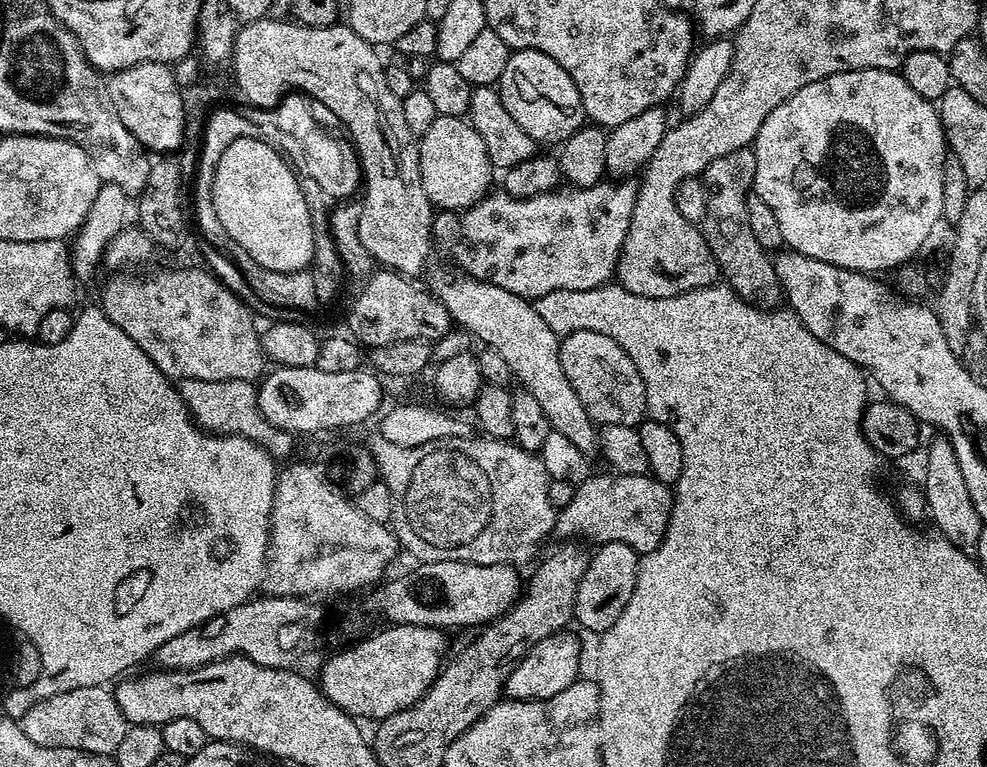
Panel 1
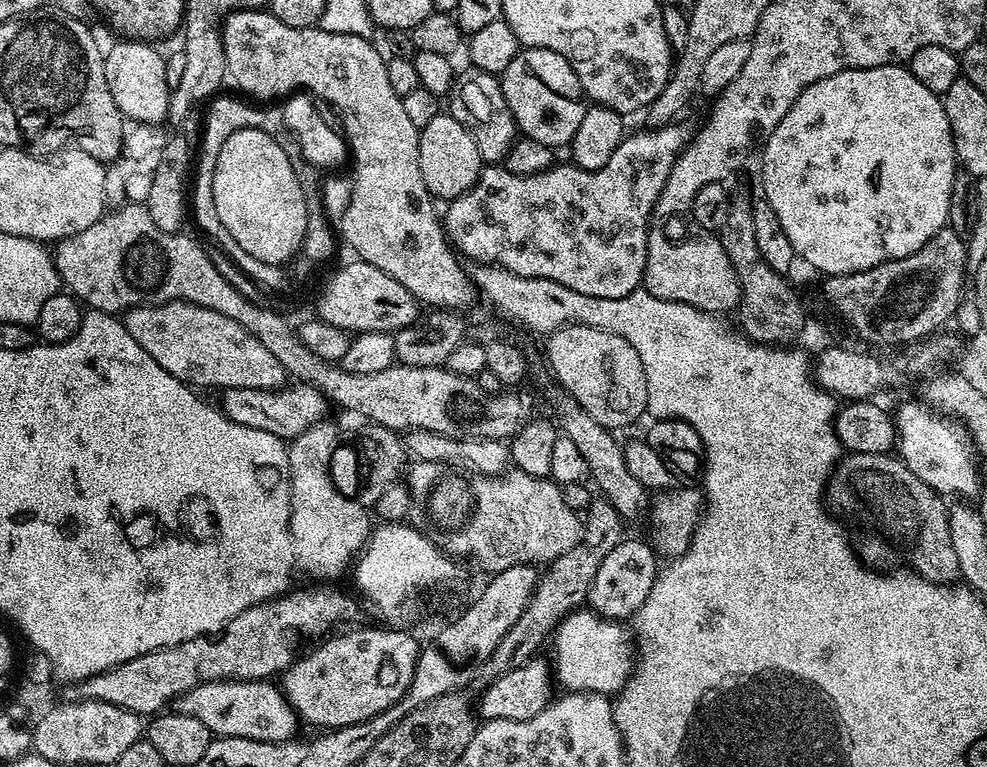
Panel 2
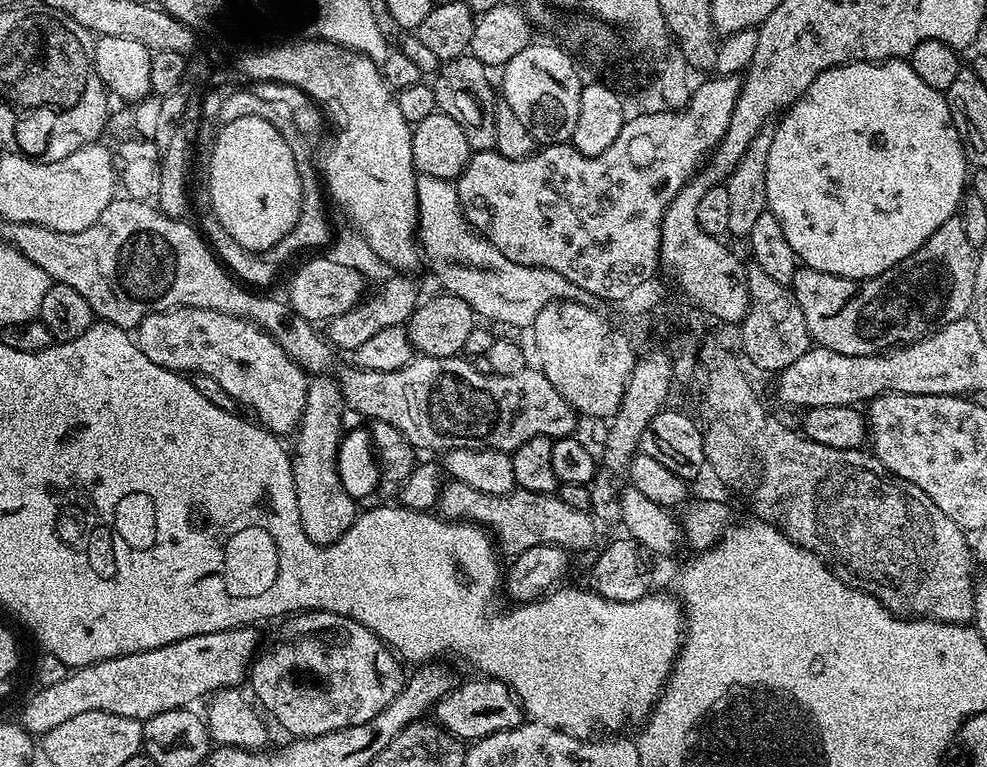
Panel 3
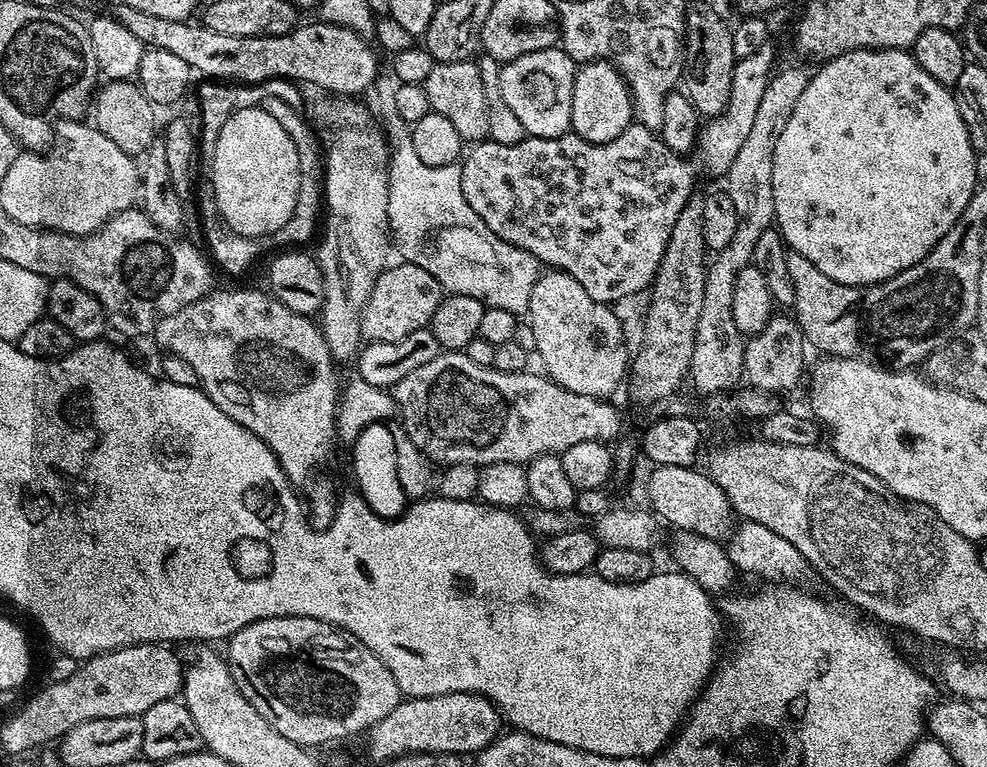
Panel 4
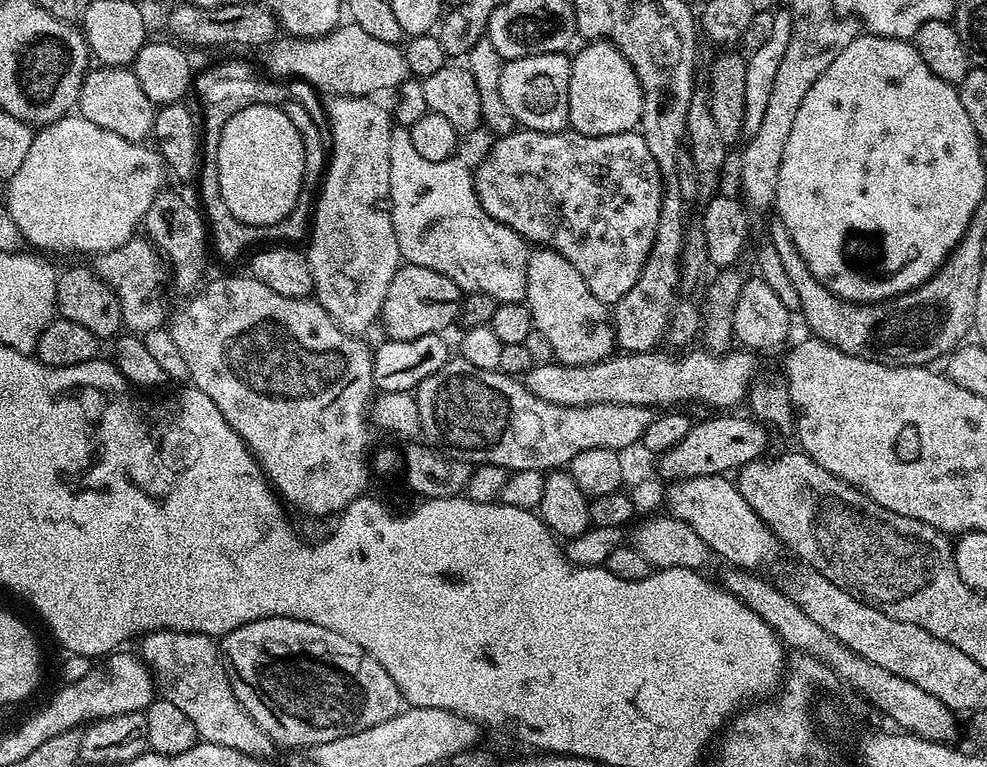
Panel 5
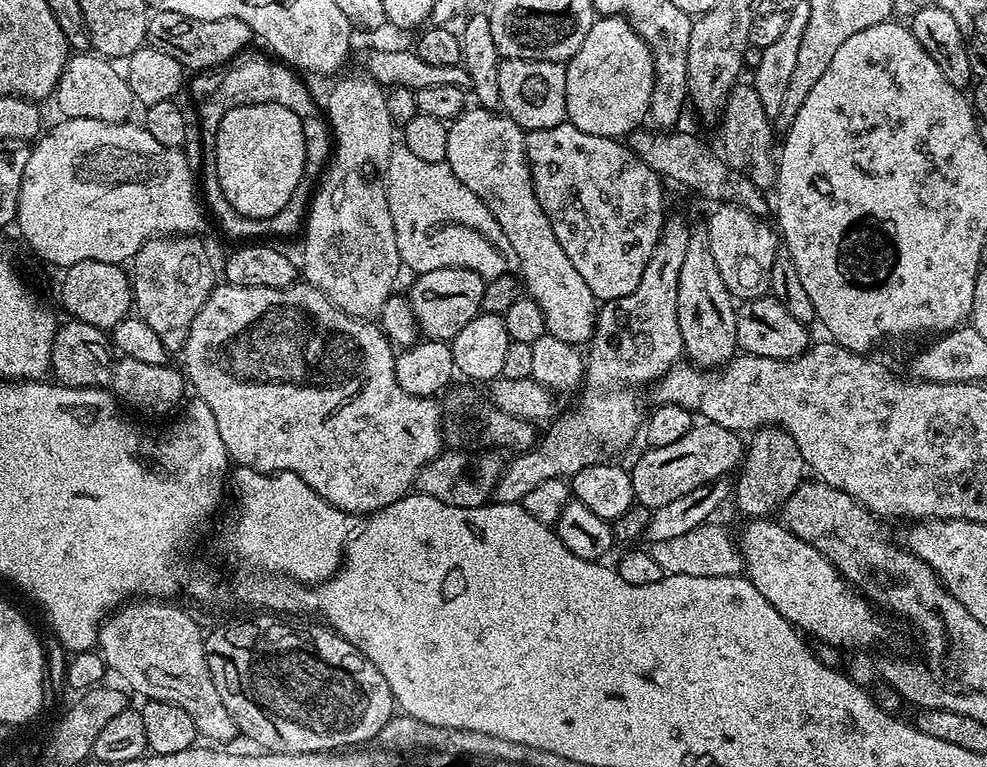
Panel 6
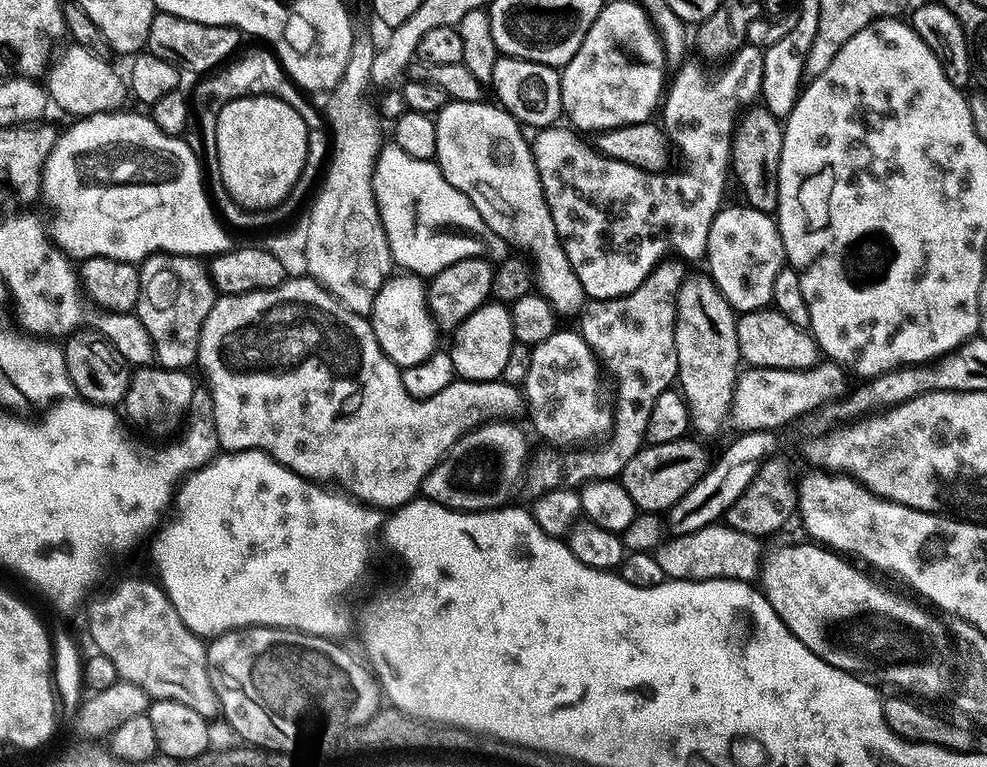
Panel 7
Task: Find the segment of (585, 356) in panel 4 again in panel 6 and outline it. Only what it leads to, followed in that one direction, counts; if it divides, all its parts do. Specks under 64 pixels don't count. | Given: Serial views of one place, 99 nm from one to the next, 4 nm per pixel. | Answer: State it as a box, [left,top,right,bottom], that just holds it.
[446,106,598,346]

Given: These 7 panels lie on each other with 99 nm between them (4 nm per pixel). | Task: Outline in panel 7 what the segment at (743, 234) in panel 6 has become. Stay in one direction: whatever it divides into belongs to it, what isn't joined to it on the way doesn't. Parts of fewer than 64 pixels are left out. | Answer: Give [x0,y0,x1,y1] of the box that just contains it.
[707,206,786,313]

